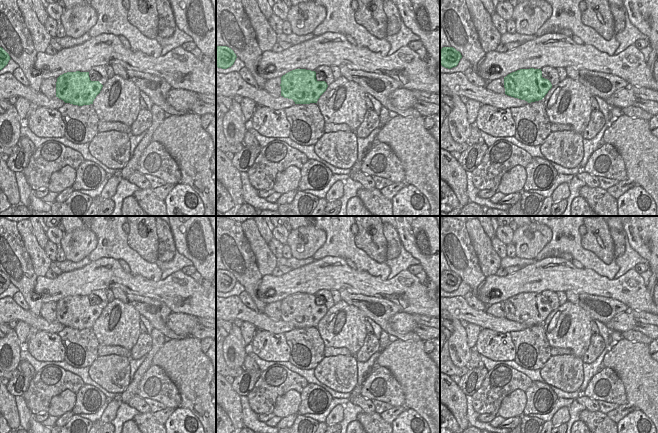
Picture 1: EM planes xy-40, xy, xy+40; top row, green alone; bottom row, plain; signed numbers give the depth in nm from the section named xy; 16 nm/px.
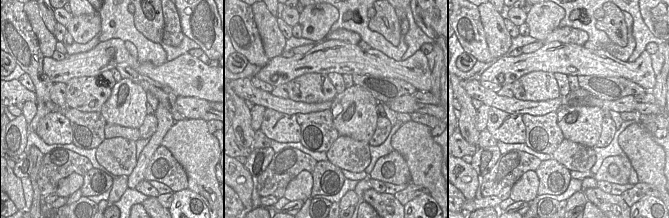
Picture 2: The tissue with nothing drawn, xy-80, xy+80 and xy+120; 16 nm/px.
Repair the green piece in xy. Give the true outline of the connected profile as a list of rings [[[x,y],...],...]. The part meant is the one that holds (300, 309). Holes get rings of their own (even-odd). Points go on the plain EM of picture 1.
[[[295,293],[281,301],[281,320],[292,323],[295,328],[317,327],[328,309],[316,303],[316,296]]]

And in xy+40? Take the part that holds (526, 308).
[[[520,293],[504,301],[505,318],[528,327],[542,324],[552,308],[542,301],[541,293]]]

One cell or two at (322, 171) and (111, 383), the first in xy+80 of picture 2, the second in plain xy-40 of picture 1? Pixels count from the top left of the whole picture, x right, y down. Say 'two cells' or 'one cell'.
two cells

